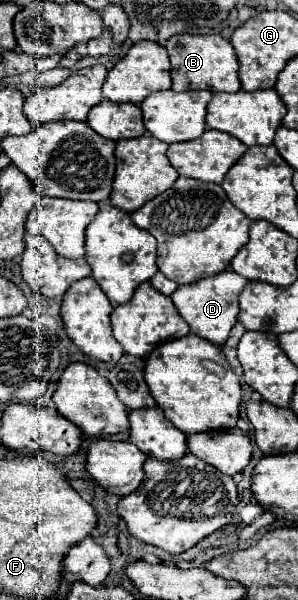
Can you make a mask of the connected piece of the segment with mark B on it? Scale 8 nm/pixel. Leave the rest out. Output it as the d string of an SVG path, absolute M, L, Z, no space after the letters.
M179 34L171 36L165 42L165 48L171 58L171 78L173 90L209 90L209 92L239 92L239 60L229 44L221 36L195 36L195 34Z

